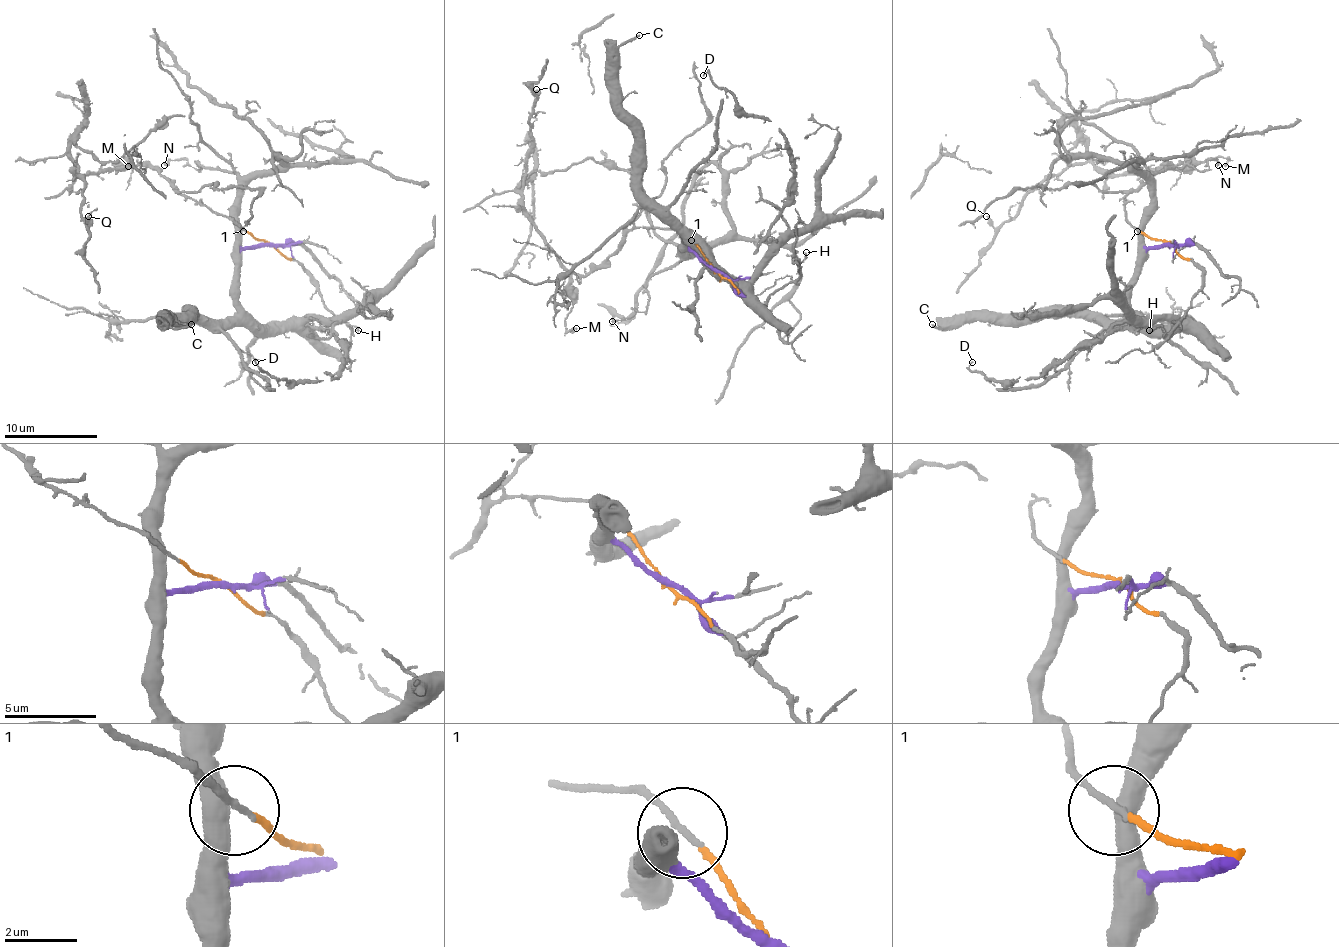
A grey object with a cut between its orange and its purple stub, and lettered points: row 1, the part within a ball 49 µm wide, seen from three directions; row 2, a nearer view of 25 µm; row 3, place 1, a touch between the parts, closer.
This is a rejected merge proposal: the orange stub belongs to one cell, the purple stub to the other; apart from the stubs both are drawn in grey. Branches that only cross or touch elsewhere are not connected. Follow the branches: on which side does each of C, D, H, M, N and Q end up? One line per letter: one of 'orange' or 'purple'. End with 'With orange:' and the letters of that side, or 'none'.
C: purple
D: purple
H: orange
M: orange
N: purple
Q: orange
With orange: H, M, Q

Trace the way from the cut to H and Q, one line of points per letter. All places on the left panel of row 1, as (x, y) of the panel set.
H: (268, 242), (306, 272), (327, 307), (350, 326), (352, 333), (352, 326), (357, 331)
Q: (268, 242), (136, 165), (80, 175), (73, 163), (84, 179), (87, 228), (89, 217)

